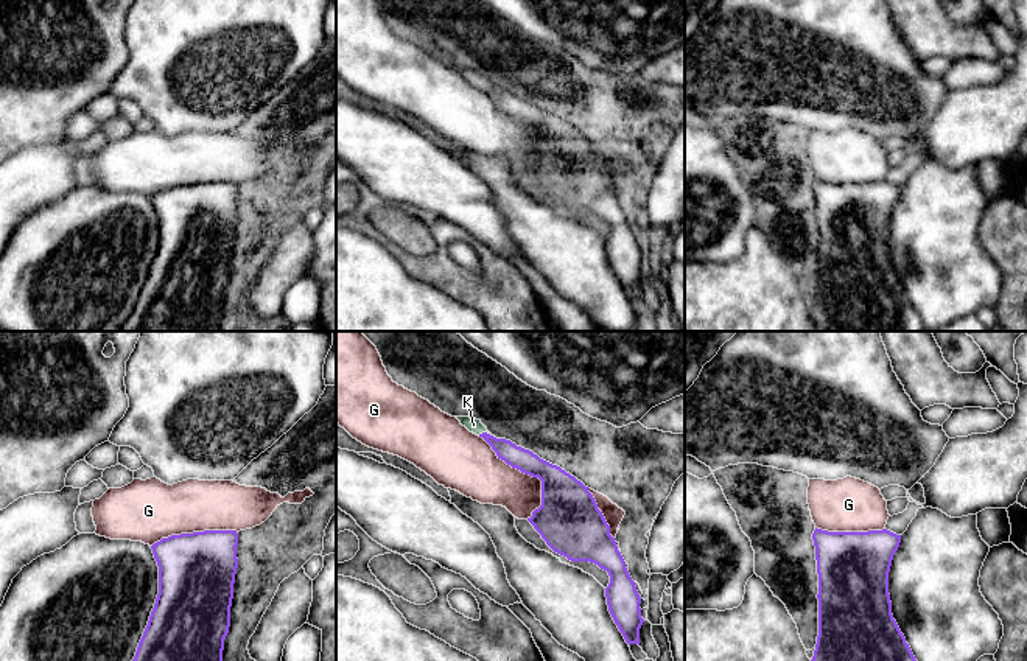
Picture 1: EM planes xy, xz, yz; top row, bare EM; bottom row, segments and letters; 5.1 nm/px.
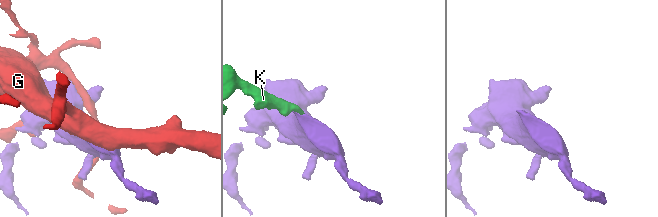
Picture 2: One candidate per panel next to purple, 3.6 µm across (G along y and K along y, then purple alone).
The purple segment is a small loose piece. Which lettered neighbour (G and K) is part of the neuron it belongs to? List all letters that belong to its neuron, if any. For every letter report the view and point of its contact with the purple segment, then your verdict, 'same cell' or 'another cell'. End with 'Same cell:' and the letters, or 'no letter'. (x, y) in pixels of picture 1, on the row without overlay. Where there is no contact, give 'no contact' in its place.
G: xz (528, 125) | another cell
K: xz (486, 84) | same cell
Same cell: K

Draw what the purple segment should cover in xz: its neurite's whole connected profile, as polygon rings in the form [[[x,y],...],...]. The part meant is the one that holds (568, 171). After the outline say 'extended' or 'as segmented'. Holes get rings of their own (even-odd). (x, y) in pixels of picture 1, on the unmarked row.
[[[456,70],[470,84],[482,89],[498,110],[542,132],[542,157],[528,173],[554,204],[571,213],[594,215],[608,224],[610,235],[605,240],[608,263],[626,294],[640,297],[640,280],[644,274],[640,260],[641,249],[588,138],[532,103],[510,92],[496,90],[481,72]]]; extended

